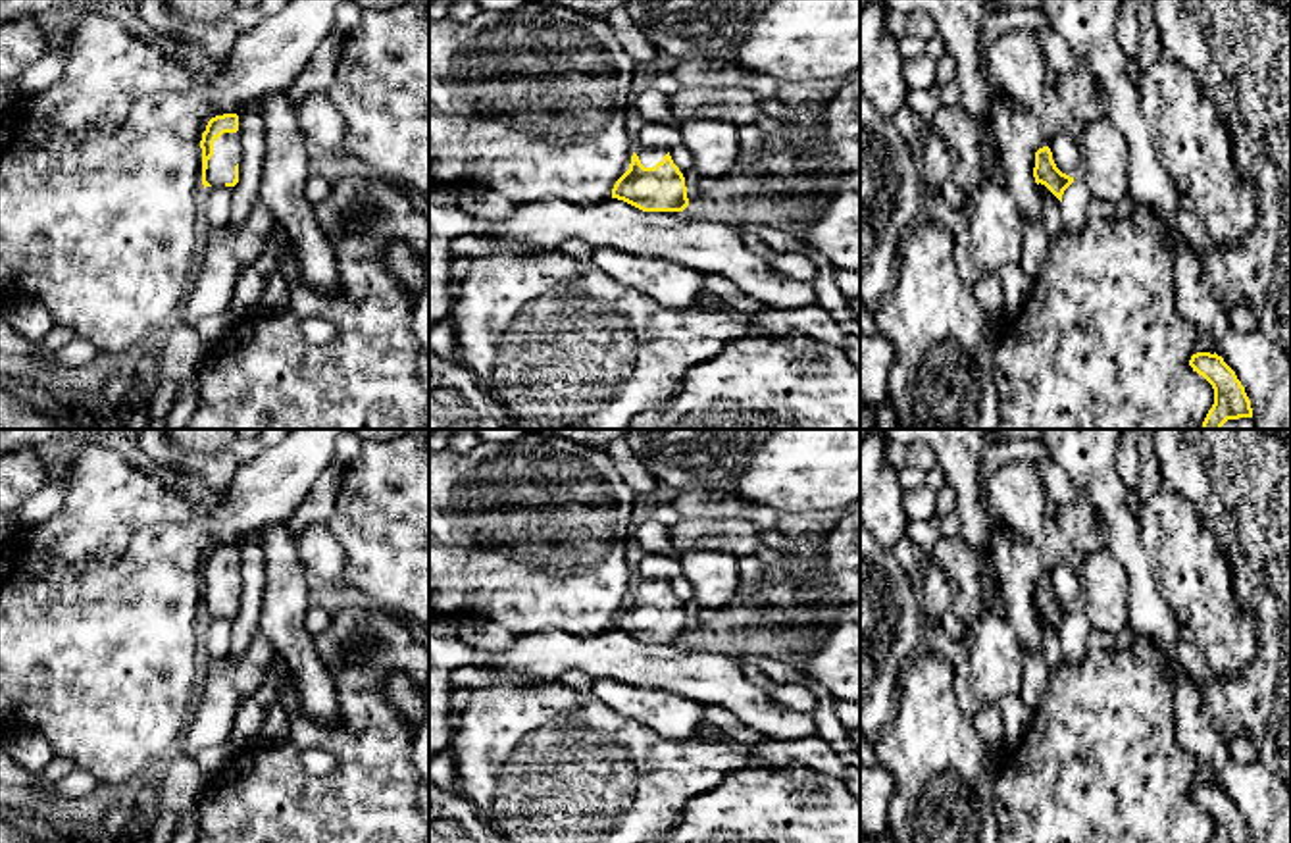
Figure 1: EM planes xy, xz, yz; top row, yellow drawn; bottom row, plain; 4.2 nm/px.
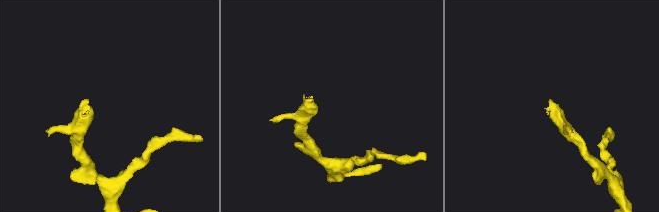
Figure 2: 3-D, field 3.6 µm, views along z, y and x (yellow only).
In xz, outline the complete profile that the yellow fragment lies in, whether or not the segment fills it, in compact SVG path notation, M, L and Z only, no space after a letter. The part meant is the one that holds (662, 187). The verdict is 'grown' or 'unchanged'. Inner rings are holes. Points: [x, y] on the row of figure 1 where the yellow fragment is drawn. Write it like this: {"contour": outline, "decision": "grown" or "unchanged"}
{"contour": "M637 146L612 198L643 212L683 212L689 206L685 177L666 148Z", "decision": "grown"}

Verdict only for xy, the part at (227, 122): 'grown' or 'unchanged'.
grown

